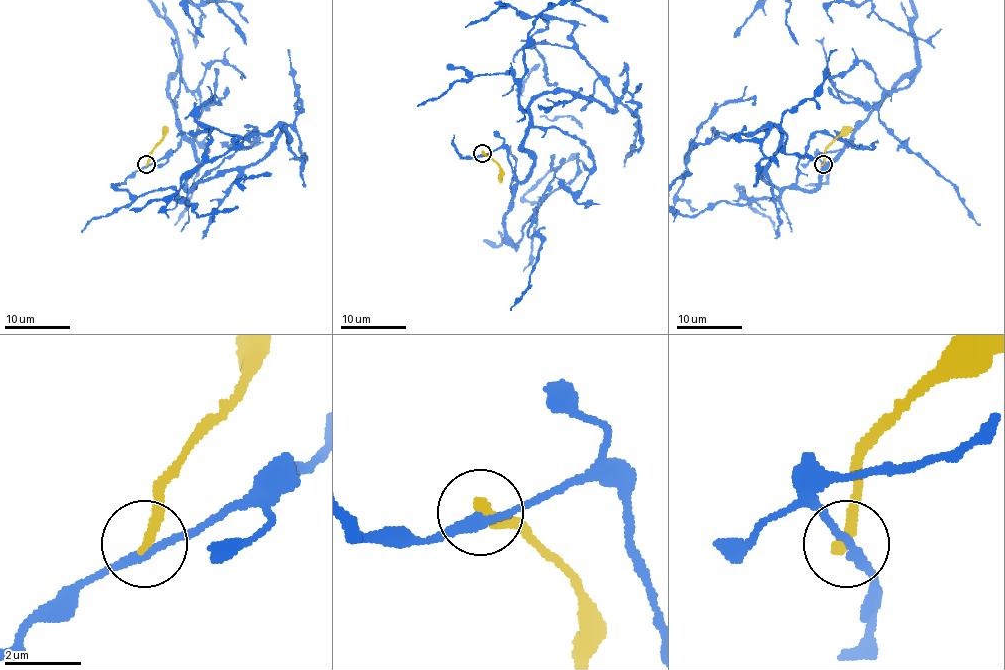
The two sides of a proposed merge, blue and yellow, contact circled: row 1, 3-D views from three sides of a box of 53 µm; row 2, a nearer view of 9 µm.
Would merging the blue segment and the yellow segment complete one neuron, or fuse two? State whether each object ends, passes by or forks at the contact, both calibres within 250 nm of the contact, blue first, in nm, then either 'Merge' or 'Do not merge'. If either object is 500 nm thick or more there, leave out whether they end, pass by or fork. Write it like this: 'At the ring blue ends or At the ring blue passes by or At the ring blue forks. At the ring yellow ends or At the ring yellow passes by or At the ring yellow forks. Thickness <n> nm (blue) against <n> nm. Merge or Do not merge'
At the ring blue passes by. At the ring yellow ends. Thickness 240 nm (blue) against 260 nm. Do not merge

